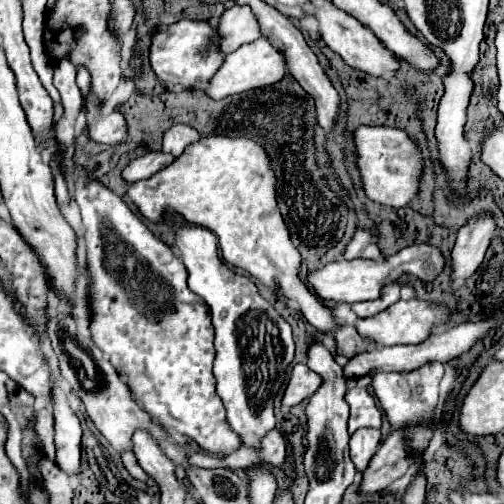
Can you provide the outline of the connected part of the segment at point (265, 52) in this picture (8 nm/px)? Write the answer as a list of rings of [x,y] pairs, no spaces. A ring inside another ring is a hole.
[[[259,38],[251,44],[245,44],[241,48],[237,48],[233,54],[225,56],[225,62],[221,64],[221,68],[215,72],[215,76],[209,80],[209,86],[205,88],[207,96],[211,96],[213,100],[221,100],[225,96],[233,96],[233,94],[241,94],[245,90],[253,90],[253,88],[261,88],[261,86],[269,86],[279,82],[283,76],[287,74],[285,68],[285,56],[281,52],[277,52],[267,38]]]

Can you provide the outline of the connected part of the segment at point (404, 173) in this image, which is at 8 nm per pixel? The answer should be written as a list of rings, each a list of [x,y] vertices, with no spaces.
[[[359,126],[353,132],[357,170],[365,196],[377,204],[401,208],[407,206],[419,192],[421,182],[421,154],[415,142],[405,130],[385,128],[385,126]]]

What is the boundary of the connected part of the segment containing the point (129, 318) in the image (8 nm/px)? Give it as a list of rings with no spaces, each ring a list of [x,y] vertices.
[[[73,166],[75,202],[81,210],[85,226],[85,270],[89,276],[89,330],[95,346],[109,356],[109,362],[125,378],[143,410],[163,428],[175,430],[195,440],[203,450],[227,456],[241,446],[239,436],[229,430],[225,408],[215,394],[213,376],[213,324],[205,302],[187,286],[187,270],[175,250],[155,238],[149,228],[133,214],[127,204],[105,188],[101,182],[87,176],[81,166]]]

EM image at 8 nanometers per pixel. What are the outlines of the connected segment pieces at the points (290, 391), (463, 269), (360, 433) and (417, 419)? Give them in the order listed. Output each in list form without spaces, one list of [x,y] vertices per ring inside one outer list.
[[[295,364],[291,370],[291,378],[287,382],[287,388],[281,398],[281,406],[291,408],[299,404],[301,400],[309,398],[321,384],[321,376],[309,370],[305,364]]]
[[[489,214],[471,218],[467,226],[457,232],[457,242],[451,252],[451,280],[467,280],[483,262],[489,242],[495,234],[495,222]]]
[[[357,430],[351,434],[349,448],[351,448],[351,460],[359,472],[363,472],[371,460],[371,456],[377,452],[381,444],[381,432],[379,430]]]
[[[429,362],[413,372],[381,372],[373,376],[373,392],[375,398],[379,400],[379,406],[383,410],[383,414],[387,416],[389,424],[391,424],[391,432],[393,430],[405,430],[405,446],[407,452],[411,454],[411,458],[421,458],[425,462],[425,454],[433,436],[433,412],[437,406],[437,398],[439,398],[439,382],[443,378],[443,364],[441,362]]]

